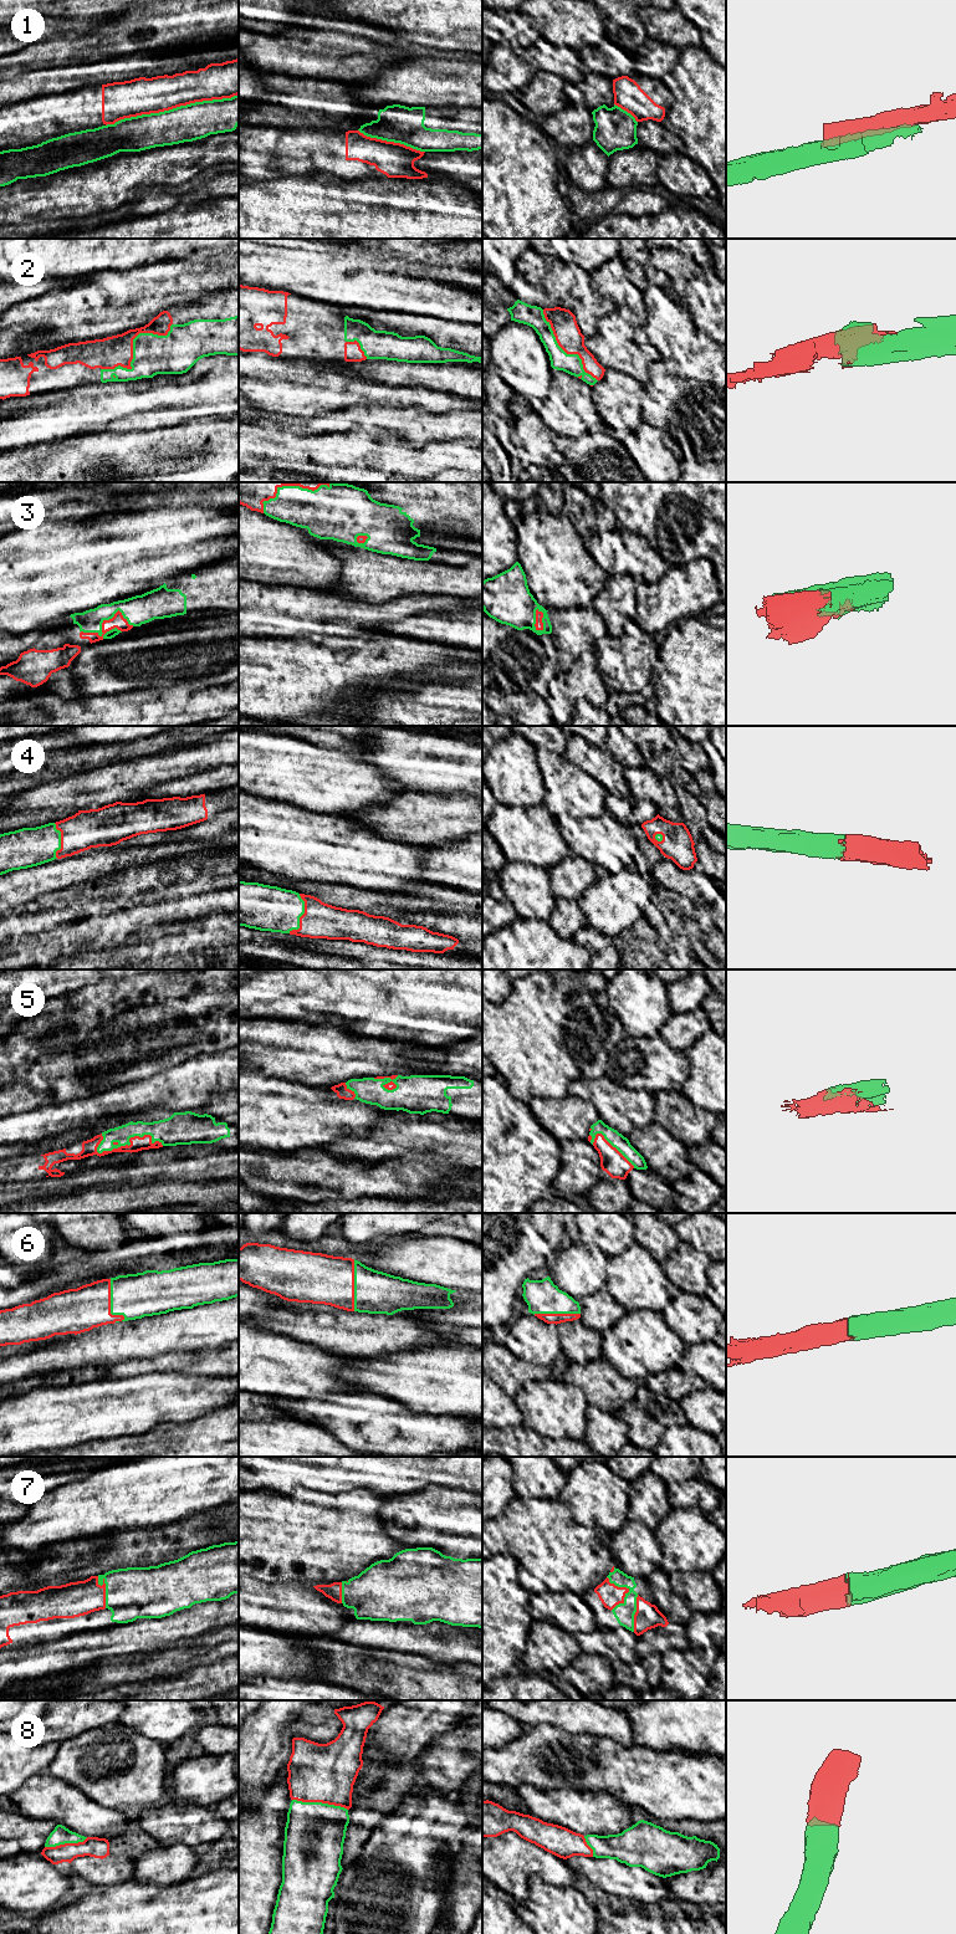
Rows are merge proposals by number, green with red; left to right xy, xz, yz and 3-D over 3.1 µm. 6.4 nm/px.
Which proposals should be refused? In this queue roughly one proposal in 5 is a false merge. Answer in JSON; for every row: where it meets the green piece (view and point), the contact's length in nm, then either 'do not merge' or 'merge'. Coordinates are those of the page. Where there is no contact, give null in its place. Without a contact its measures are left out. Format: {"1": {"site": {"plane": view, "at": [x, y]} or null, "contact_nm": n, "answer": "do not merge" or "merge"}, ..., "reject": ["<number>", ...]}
{"1": {"site": {"plane": "xy", "at": [173, 108]}, "contact_nm": 900, "answer": "do not merge"}, "2": {"site": {"plane": "xy", "at": [133, 347]}, "contact_nm": 550, "answer": "merge"}, "3": {"site": {"plane": "xy", "at": [102, 622]}, "contact_nm": 340, "answer": "merge"}, "4": {"site": {"plane": "xz", "at": [301, 915]}, "contact_nm": 260, "answer": "merge"}, "5": {"site": {"plane": "xy", "at": [128, 1140]}, "contact_nm": 440, "answer": "merge"}, "6": {"site": {"plane": "xy", "at": [111, 1304]}, "contact_nm": 280, "answer": "merge"}, "7": {"site": {"plane": "yz", "at": [629, 1590]}, "contact_nm": 220, "answer": "merge"}, "8": {"site": {"plane": "xz", "at": [320, 1802]}, "contact_nm": 360, "answer": "merge"}, "reject": ["1"]}

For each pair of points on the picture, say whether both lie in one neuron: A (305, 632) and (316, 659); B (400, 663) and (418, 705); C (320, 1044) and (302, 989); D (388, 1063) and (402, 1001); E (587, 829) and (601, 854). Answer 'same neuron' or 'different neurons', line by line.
A: different neurons
B: different neurons
C: different neurons
D: different neurons
E: same neuron

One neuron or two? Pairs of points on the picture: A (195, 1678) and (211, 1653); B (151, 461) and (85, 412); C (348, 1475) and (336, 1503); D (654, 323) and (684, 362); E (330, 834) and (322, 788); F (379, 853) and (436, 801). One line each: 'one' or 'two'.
A: two
B: two
C: two
D: one
E: two
F: two

